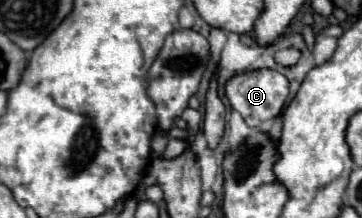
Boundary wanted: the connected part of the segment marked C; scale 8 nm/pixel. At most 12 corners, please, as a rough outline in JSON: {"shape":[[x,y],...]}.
{"shape":[[278,70],[234,74],[224,92],[250,128],[288,98]]}

